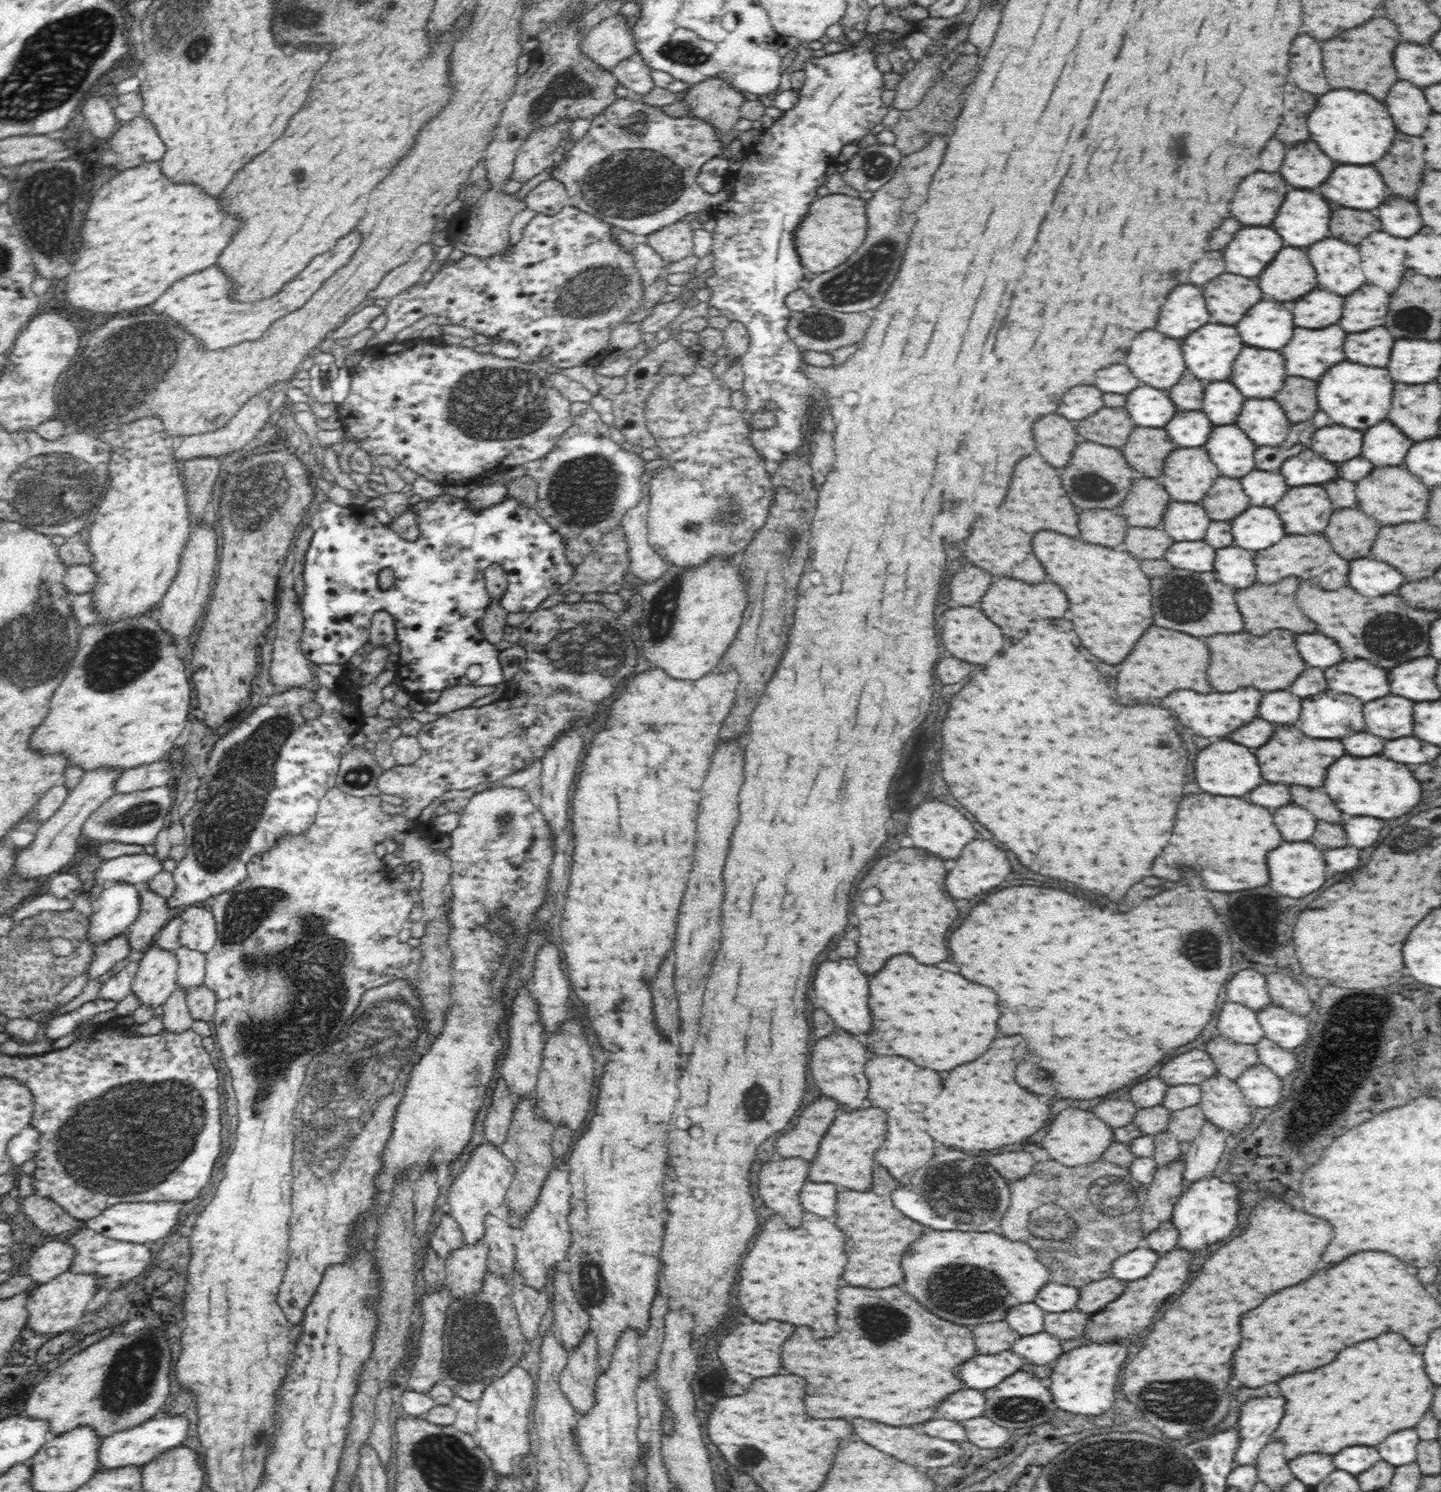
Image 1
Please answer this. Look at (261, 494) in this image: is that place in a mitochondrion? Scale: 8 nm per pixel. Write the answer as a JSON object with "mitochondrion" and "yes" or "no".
{"mitochondrion":"yes"}

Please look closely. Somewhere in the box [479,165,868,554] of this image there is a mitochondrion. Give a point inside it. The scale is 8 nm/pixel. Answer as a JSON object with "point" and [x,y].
{"point":[601,293]}

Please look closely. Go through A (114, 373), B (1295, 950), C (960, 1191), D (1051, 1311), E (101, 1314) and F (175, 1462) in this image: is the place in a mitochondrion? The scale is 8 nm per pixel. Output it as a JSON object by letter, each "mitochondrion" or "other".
{"A":"mitochondrion","B":"other","C":"mitochondrion","D":"other","E":"other","F":"other"}

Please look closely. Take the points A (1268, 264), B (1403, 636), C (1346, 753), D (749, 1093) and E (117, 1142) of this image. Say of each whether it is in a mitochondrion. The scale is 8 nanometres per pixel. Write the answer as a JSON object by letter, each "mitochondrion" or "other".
{"A":"other","B":"mitochondrion","C":"other","D":"mitochondrion","E":"mitochondrion"}

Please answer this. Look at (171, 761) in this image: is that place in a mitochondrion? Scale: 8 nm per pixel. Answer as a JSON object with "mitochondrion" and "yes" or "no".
{"mitochondrion":"no"}

